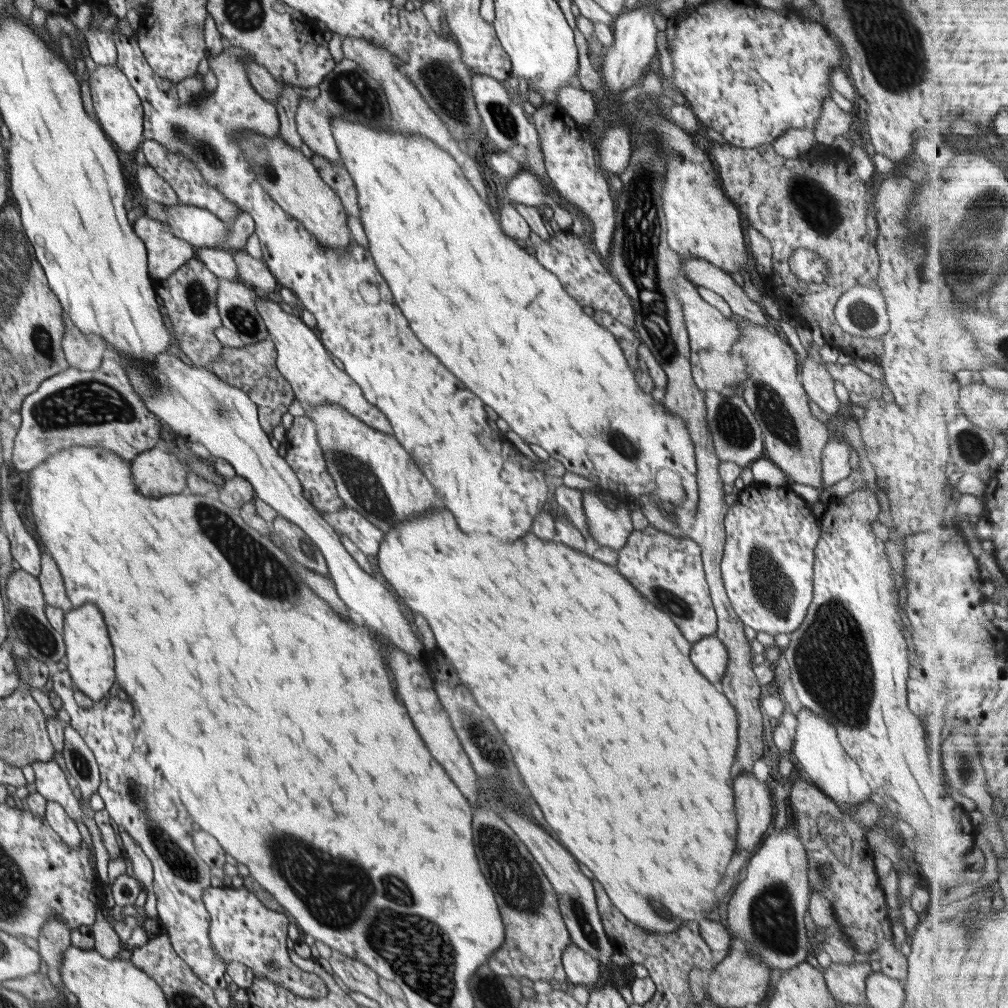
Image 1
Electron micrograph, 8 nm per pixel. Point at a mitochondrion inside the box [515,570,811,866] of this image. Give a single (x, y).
(674, 604)

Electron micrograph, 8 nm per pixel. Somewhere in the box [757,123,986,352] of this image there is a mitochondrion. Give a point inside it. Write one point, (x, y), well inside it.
(822, 212)

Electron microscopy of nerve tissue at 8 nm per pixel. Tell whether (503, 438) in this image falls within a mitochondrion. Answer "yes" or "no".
no

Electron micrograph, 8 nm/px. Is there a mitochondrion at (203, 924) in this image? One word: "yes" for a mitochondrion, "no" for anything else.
no

